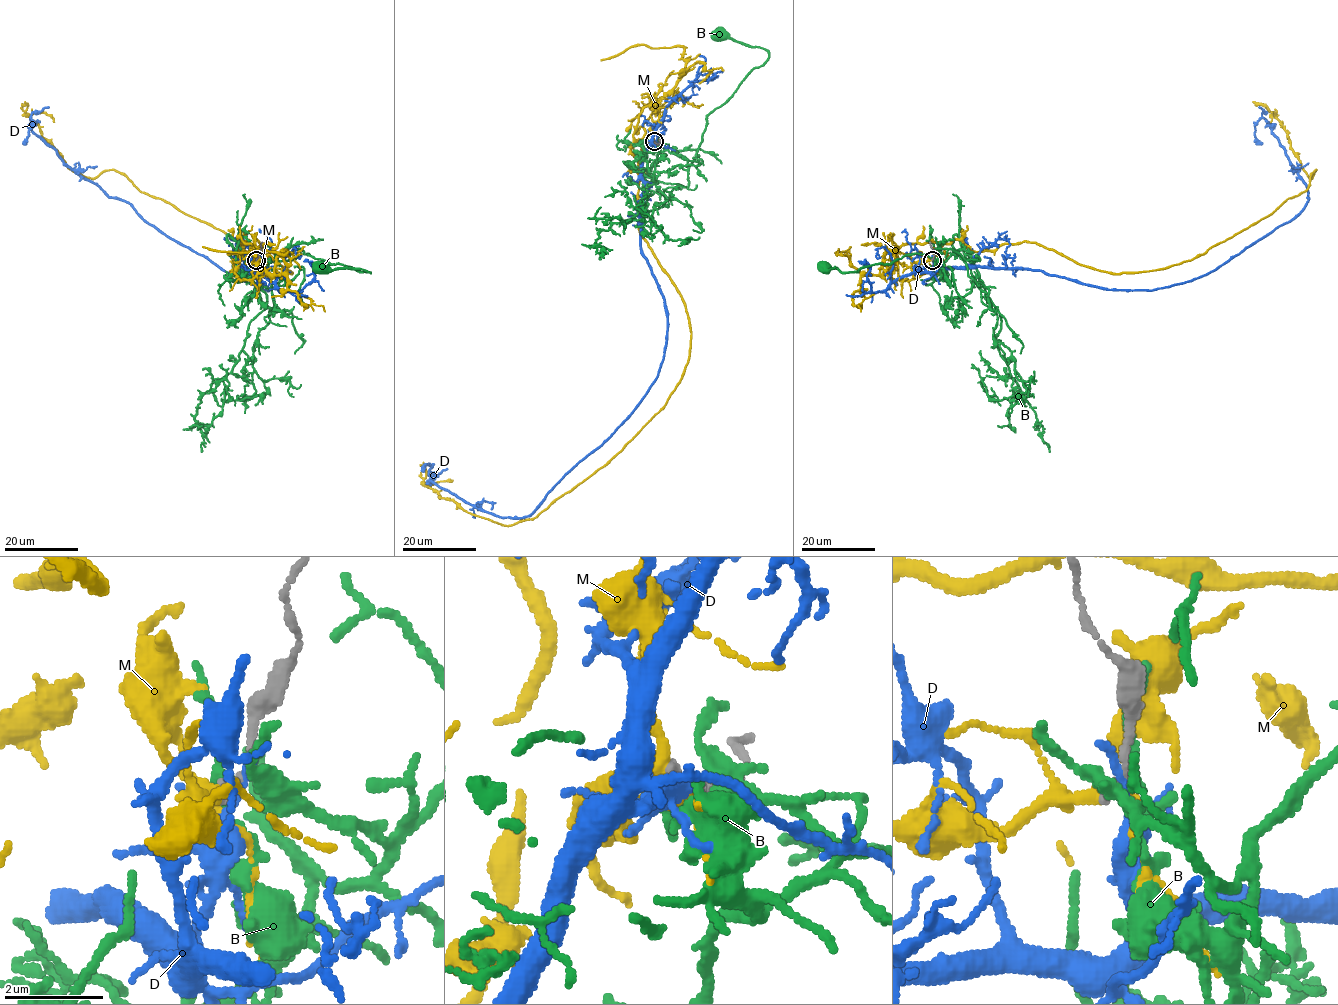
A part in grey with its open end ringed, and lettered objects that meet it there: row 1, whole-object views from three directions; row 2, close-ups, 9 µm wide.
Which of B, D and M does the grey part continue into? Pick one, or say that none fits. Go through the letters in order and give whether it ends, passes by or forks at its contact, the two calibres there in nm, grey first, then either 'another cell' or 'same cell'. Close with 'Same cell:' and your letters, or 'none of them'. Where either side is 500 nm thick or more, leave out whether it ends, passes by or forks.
B: it passes by; calibres 220 and 130 nm; another cell
D: it ends; calibres 240 and 200 nm; another cell
M: it forks; calibres 200 and 240 nm; another cell
Same cell: none of them

